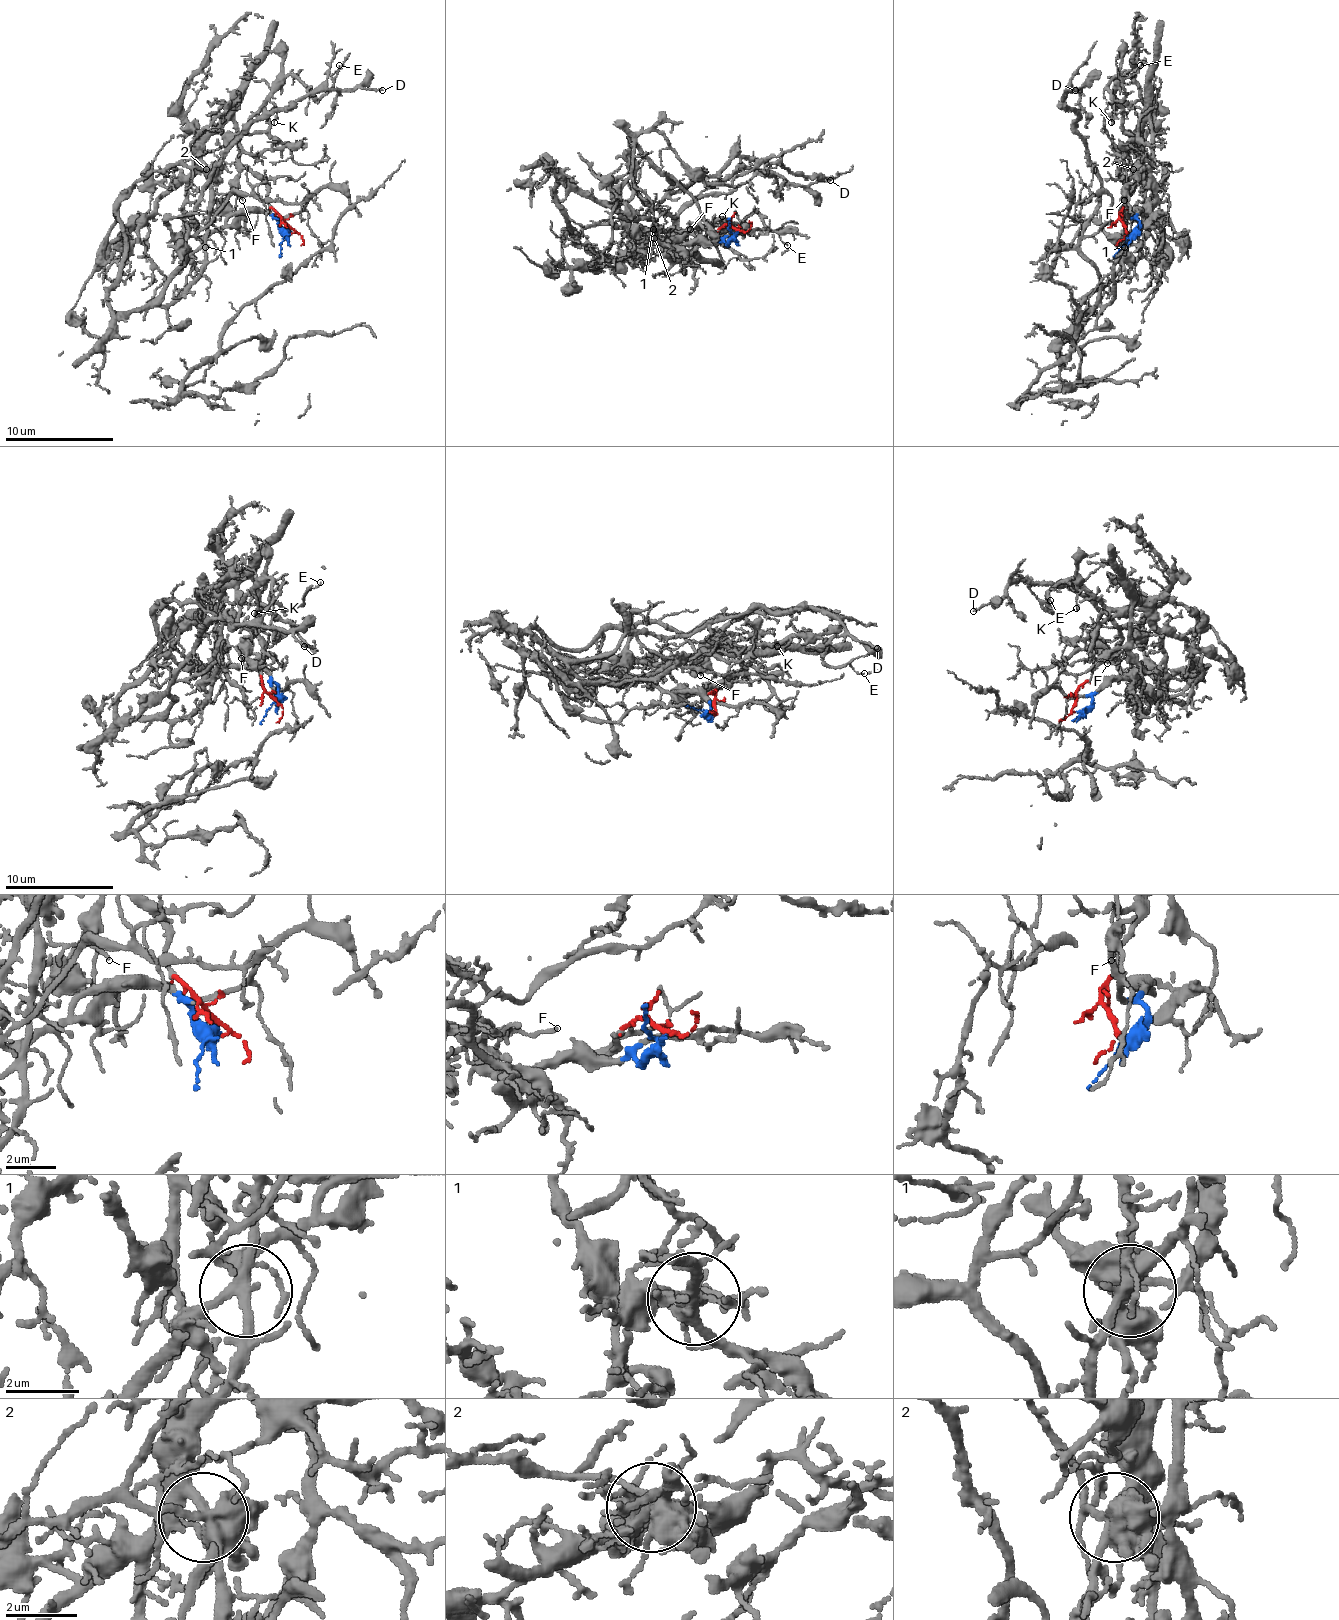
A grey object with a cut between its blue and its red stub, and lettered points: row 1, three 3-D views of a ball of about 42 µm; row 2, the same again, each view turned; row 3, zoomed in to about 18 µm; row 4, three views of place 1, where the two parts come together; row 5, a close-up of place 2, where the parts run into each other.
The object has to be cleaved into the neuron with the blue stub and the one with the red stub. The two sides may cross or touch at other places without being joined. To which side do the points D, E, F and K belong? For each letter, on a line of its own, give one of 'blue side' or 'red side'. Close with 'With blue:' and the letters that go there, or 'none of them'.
D: blue side
E: red side
F: red side
K: red side
With blue: D

